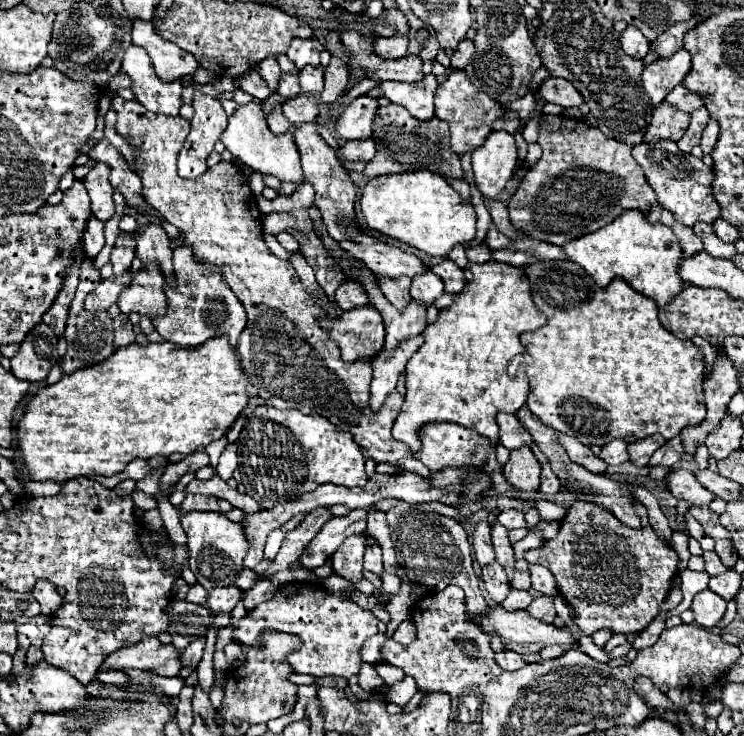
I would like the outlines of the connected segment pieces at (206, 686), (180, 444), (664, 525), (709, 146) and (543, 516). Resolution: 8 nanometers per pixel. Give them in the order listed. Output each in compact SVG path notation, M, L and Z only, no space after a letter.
M208 628L208 634L206 634L206 648L204 648L204 656L196 668L196 674L198 674L198 684L200 688L208 694L212 690L212 684L214 684L214 664L212 664L212 654L214 654L214 644L216 644L216 630L214 628Z
M226 336L210 338L202 346L194 346L194 348L180 348L180 346L170 344L170 342L146 344L146 346L132 344L128 348L118 348L104 362L100 362L96 366L88 366L84 370L76 370L76 374L70 374L70 376L62 376L62 380L58 384L42 388L30 400L30 404L26 406L24 418L22 418L20 426L18 426L20 452L24 456L24 464L26 464L28 472L30 472L30 476L32 476L32 480L40 480L40 482L44 482L44 480L66 482L66 480L72 480L72 478L78 478L78 476L86 476L86 478L90 478L90 476L112 476L116 472L122 472L126 468L126 464L132 462L134 458L148 460L152 456L170 456L174 452L180 452L180 454L190 454L190 452L196 452L196 450L202 452L212 440L222 438L232 428L236 418L242 414L242 410L246 408L248 398L250 398L248 386L250 386L250 382L248 382L246 372L242 370L238 352L236 352L236 348L232 350L232 346L230 346Z
M629 484L628 486L632 486L632 492L634 492L636 498L646 507L649 523L656 531L659 538L669 543L673 531L670 528L669 522L664 515L656 497L649 490L642 486L633 484Z
M710 120L704 134L702 134L702 142L700 142L700 148L704 154L710 154L714 150L716 138L718 138L718 124L716 124L716 120Z
M538 500L536 502L536 508L538 508L538 514L540 514L540 520L542 522L552 522L552 520L562 520L564 514L566 514L566 508L554 504L554 502L548 502L548 500Z

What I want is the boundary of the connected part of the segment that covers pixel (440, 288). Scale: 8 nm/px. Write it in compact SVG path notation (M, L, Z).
M430 270L416 274L416 278L412 278L410 296L418 302L424 302L426 306L430 306L442 292L444 292L444 282L440 282L440 278L436 278L436 274L432 274Z

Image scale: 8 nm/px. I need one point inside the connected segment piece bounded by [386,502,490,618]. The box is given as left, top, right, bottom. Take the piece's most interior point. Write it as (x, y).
(433, 549)

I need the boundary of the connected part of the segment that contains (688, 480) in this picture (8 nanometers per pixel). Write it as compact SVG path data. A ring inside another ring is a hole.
M674 470L666 476L668 490L672 492L674 498L686 500L694 506L708 506L716 496L708 492L694 476L690 470Z

